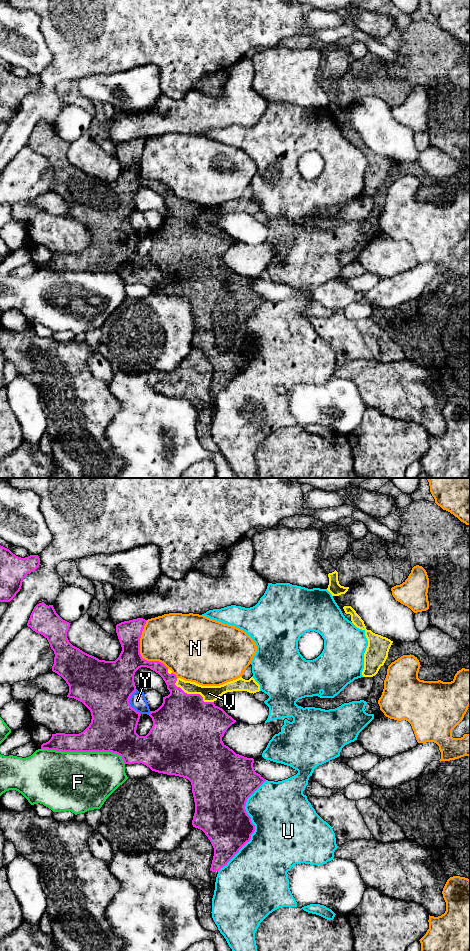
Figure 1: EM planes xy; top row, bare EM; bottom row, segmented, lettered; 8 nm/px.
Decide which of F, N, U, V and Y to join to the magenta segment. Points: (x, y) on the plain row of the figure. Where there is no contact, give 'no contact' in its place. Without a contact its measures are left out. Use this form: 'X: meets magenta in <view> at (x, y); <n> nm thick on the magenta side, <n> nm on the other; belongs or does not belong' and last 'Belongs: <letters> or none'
F: meets magenta in xy at (84, 271); 320 nm thick on the magenta side, 480 nm on the other; does not belong
N: meets magenta in xy at (139, 172); 240 nm thick on the magenta side, 380 nm on the other; does not belong
U: meets magenta in xy at (254, 346); 380 nm thick on the magenta side, 500 nm on the other; does not belong
V: meets magenta in xy at (192, 214); 480 nm thick on the magenta side, 130 nm on the other; belongs
Y: meets magenta in xy at (129, 223); 420 nm thick on the magenta side, 130 nm on the other; does not belong
Belongs: V

